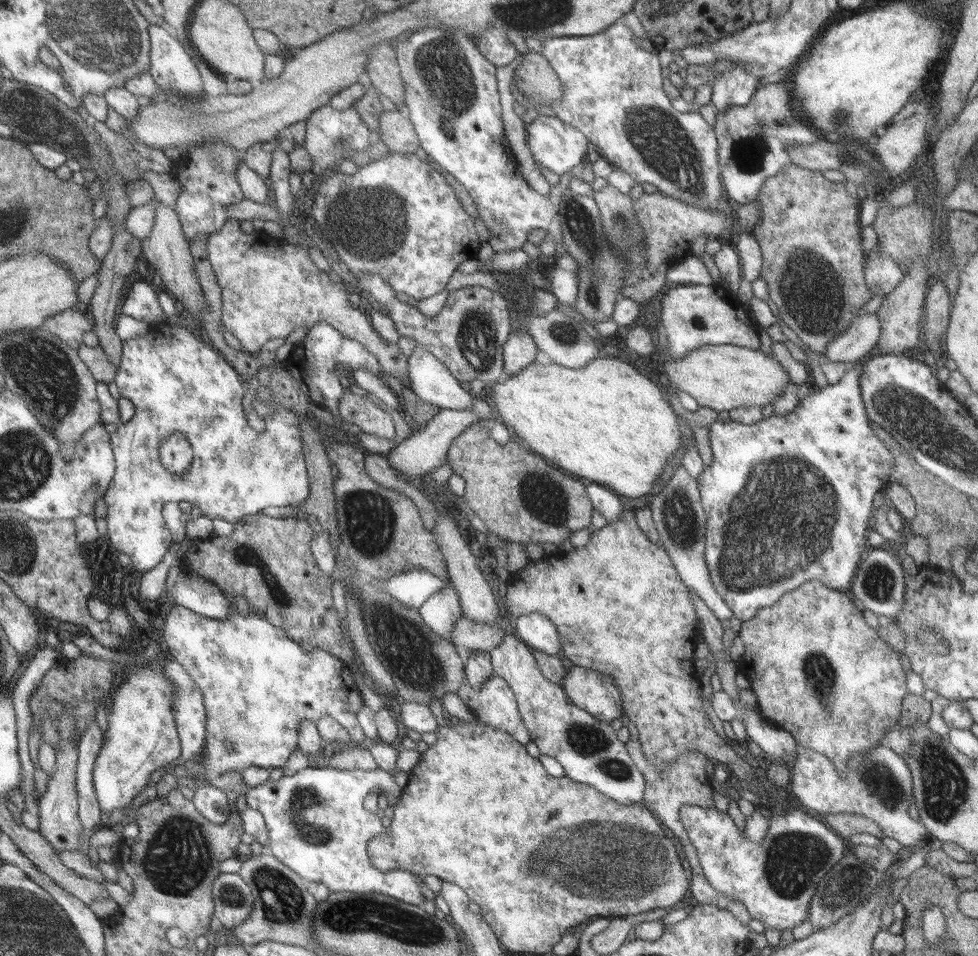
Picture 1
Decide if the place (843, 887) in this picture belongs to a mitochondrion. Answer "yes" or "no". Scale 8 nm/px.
yes

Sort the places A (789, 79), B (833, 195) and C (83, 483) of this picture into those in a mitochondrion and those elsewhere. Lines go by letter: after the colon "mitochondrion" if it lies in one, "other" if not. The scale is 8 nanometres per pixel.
A: other
B: other
C: other

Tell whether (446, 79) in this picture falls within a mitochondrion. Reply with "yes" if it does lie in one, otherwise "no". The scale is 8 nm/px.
yes

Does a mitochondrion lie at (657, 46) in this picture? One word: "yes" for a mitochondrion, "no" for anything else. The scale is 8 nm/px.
no

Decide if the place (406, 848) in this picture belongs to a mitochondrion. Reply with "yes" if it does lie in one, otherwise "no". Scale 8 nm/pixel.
no

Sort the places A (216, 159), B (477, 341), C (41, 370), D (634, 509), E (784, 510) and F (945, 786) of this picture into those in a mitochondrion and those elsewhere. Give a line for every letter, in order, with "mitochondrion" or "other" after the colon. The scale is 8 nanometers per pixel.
A: mitochondrion
B: mitochondrion
C: mitochondrion
D: other
E: mitochondrion
F: mitochondrion

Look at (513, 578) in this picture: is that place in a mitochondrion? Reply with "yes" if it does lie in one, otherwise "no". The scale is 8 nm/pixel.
no

